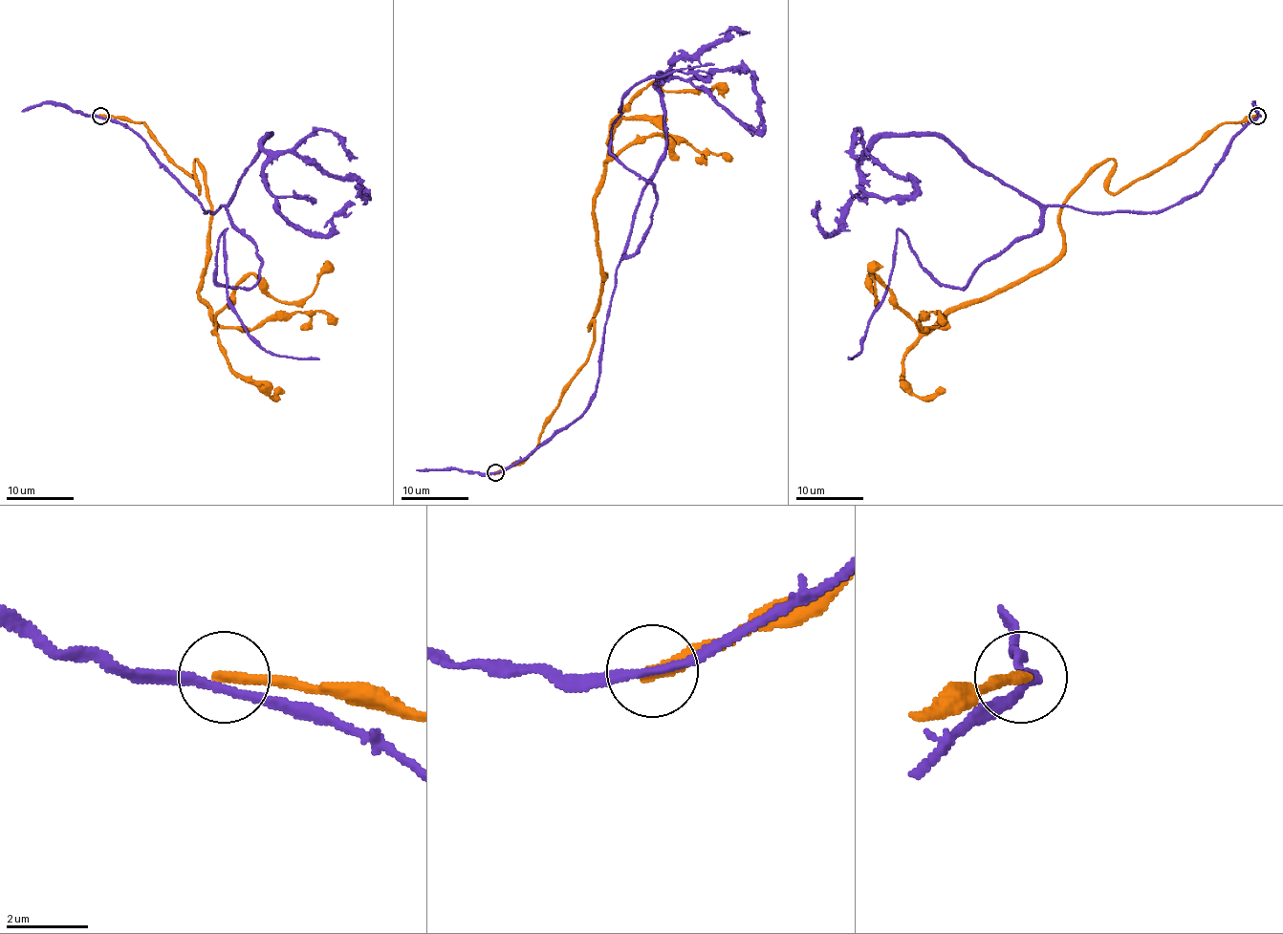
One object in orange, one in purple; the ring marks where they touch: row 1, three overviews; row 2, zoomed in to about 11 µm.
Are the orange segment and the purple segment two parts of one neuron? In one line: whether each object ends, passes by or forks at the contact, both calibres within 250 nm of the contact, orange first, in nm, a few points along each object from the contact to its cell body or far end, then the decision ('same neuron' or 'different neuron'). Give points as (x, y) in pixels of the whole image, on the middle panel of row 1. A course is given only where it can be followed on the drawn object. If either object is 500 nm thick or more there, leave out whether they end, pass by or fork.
orange ends; purple passes by; calibres 300 and 190 nm; course orange (496, 473), (538, 445), (588, 356), (605, 279), (594, 199), (610, 123), (654, 84), (716, 86), (725, 98); course purple (494, 473), (595, 390), (619, 263), (656, 206), (610, 152), (620, 103), (639, 83), (714, 64); different neuron

